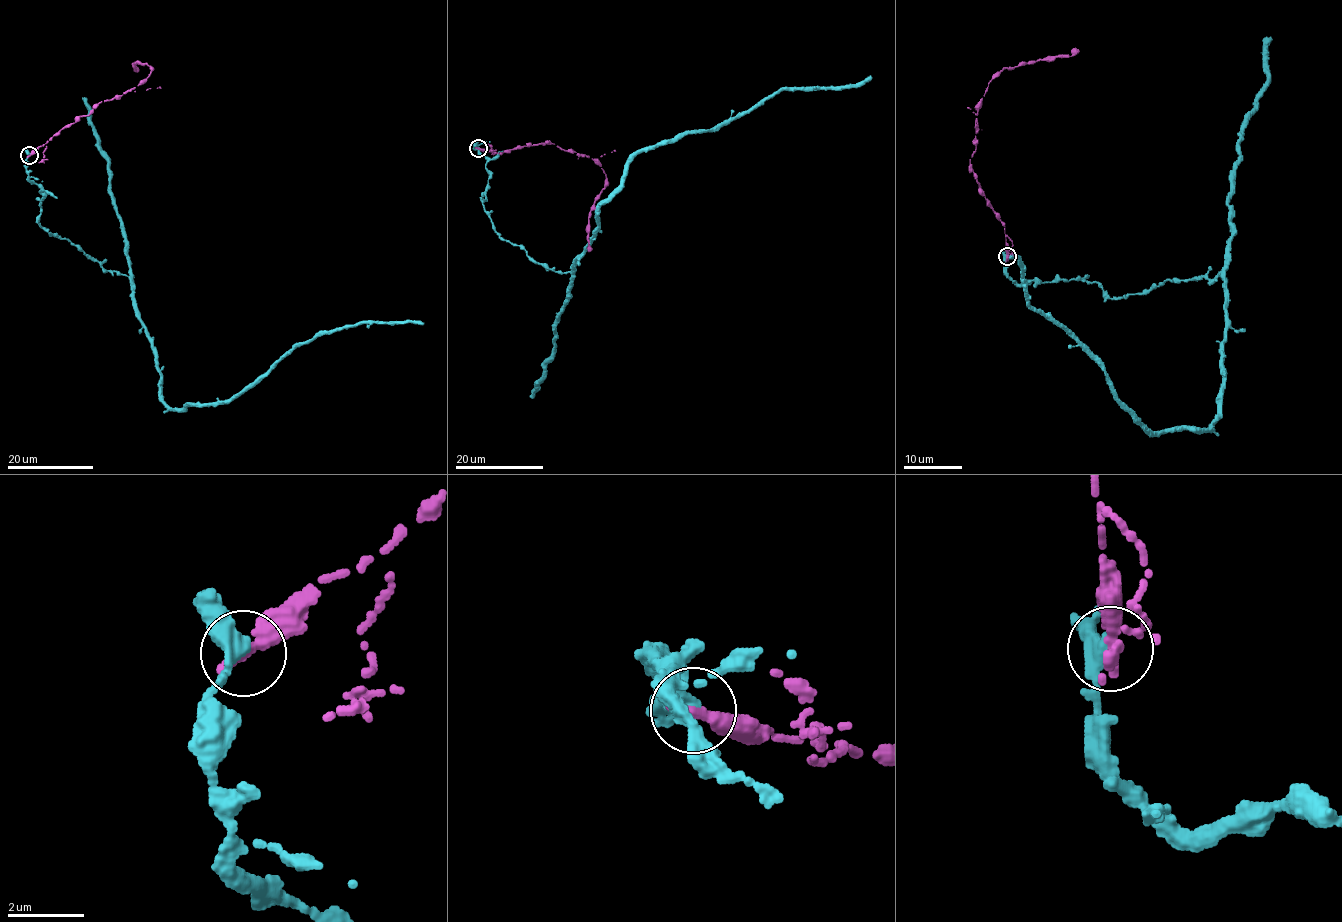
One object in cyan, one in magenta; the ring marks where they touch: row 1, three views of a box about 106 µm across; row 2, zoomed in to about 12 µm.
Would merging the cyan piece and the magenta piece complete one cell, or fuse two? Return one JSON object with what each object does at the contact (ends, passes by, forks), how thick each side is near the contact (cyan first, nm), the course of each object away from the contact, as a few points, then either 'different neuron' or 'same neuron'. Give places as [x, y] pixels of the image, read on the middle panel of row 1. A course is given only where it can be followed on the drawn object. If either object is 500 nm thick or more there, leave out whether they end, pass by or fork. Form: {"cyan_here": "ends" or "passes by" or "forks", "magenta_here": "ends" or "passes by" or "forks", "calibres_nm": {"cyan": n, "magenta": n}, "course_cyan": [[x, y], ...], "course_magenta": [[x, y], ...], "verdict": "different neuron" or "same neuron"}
{"cyan_here": "passes by", "magenta_here": "ends", "calibres_nm": {"cyan": 400, "magenta": 440}, "course_cyan": [[478, 147], [493, 228], [567, 272], [634, 155], [781, 91], [871, 77]], "course_magenta": [[478, 148], [499, 154], [532, 145], [552, 144], [596, 160], [605, 174], [607, 184], [590, 212], [590, 251]], "verdict": "different neuron"}

